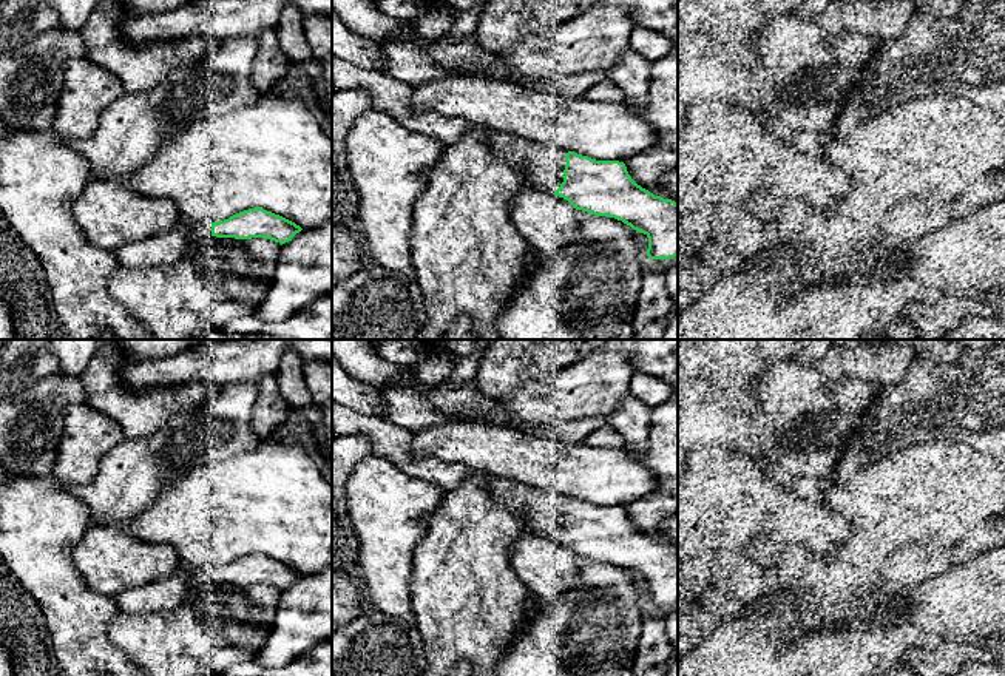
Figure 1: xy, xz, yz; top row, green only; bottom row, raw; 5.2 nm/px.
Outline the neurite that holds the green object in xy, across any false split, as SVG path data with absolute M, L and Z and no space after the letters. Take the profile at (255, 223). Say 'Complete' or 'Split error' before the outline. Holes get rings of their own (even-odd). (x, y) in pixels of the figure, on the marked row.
Split error. M255 207L219 222L193 224L190 230L190 245L210 236L235 239L266 238L283 245L292 241L301 230L303 228L292 221L261 207Z

